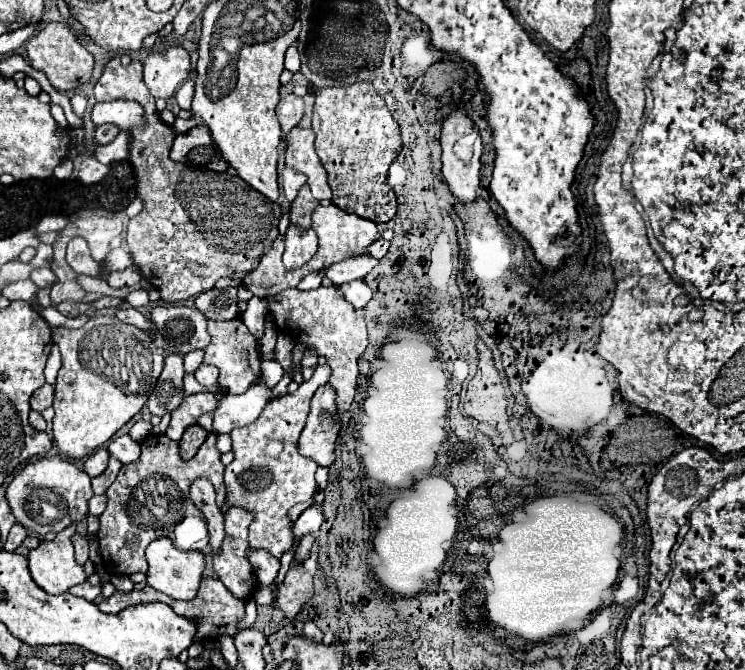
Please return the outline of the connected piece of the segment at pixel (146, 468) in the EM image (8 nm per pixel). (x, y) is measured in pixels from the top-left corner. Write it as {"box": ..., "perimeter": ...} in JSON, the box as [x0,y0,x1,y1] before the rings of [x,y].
{"box":[97,433,227,575],"perimeter":[[[213,433],[207,435],[207,441],[199,447],[197,455],[189,461],[183,461],[179,457],[179,445],[175,441],[171,441],[167,435],[149,435],[141,443],[139,461],[123,465],[121,471],[117,473],[117,479],[107,489],[109,501],[107,501],[107,509],[99,517],[99,531],[97,531],[97,541],[99,541],[99,549],[101,549],[105,569],[109,569],[113,575],[131,575],[131,573],[137,573],[137,571],[145,573],[147,571],[145,547],[153,539],[173,537],[173,527],[179,521],[183,521],[185,515],[203,515],[189,499],[189,487],[195,479],[205,477],[205,479],[211,481],[217,494],[216,503],[221,507],[226,501],[227,492],[224,483],[225,467],[219,461],[219,457],[221,457],[221,453],[215,449],[215,435]]]}

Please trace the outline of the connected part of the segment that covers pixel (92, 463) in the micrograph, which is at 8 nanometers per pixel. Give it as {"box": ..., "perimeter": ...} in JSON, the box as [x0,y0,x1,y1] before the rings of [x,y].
{"box":[83,447,109,477],"perimeter":[[[101,447],[101,449],[97,449],[95,453],[91,453],[91,455],[85,459],[83,469],[89,473],[89,477],[97,477],[99,473],[105,471],[107,459],[109,459],[109,453],[107,453],[105,447]]]}

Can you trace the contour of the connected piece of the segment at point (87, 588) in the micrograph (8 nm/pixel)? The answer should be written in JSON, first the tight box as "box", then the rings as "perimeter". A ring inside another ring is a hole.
{"box":[69,581,104,601],"perimeter":[[[85,581],[85,583],[73,585],[69,591],[71,591],[73,595],[79,595],[79,597],[87,599],[87,601],[95,601],[101,594],[101,587],[104,583],[104,581],[101,581],[99,586],[92,586],[89,581]],[[93,595],[95,595],[95,597],[93,597]]]}

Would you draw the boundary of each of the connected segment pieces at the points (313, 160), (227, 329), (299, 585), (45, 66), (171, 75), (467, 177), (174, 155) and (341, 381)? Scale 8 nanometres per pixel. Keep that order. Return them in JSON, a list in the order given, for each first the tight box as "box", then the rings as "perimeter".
[{"box":[285,125,331,201],"perimeter":[[[301,125],[291,129],[291,133],[287,133],[285,137],[287,143],[285,165],[307,175],[307,183],[311,187],[313,197],[323,201],[331,199],[331,189],[327,183],[327,173],[313,149],[313,139],[315,139],[313,129],[305,129]]]},{"box":[203,317,261,395],"perimeter":[[[235,317],[231,321],[209,321],[207,323],[211,343],[205,349],[203,363],[205,365],[215,365],[219,369],[219,387],[225,391],[225,395],[237,395],[245,393],[251,383],[261,377],[261,355],[259,355],[259,345],[257,339],[245,329],[241,317]]]},{"box":[277,563,313,617],"perimeter":[[[293,563],[277,589],[277,607],[285,613],[285,617],[295,617],[311,595],[313,577],[303,569],[303,565]]]},{"box":[27,23,93,89],"perimeter":[[[47,23],[35,37],[31,37],[27,43],[27,57],[33,69],[45,73],[45,77],[51,81],[55,89],[75,89],[91,79],[93,73],[93,55],[79,43],[75,33],[65,23]]]},{"box":[143,47,191,99],"perimeter":[[[171,47],[165,53],[151,53],[143,63],[145,85],[155,99],[171,97],[189,77],[191,59],[183,47]]]},{"box":[441,111,483,203],"perimeter":[[[451,111],[451,115],[443,121],[441,131],[441,147],[443,147],[443,179],[449,185],[449,191],[461,201],[461,203],[473,203],[477,199],[477,187],[479,187],[479,157],[483,151],[479,129],[473,125],[473,121],[463,111]]]},{"box":[171,125,227,171],"perimeter":[[[197,125],[187,133],[175,137],[171,147],[171,159],[179,163],[193,163],[211,171],[227,171],[227,161],[217,151],[211,133],[205,125]]]},{"box":[269,285,367,413],"perimeter":[[[321,285],[313,291],[299,291],[287,289],[279,295],[269,297],[269,311],[275,321],[279,333],[289,335],[293,341],[307,345],[315,353],[327,359],[331,367],[329,385],[337,391],[337,413],[345,413],[355,397],[357,387],[357,361],[367,349],[367,325],[365,317],[361,317],[345,299],[339,287],[326,287]]]}]

